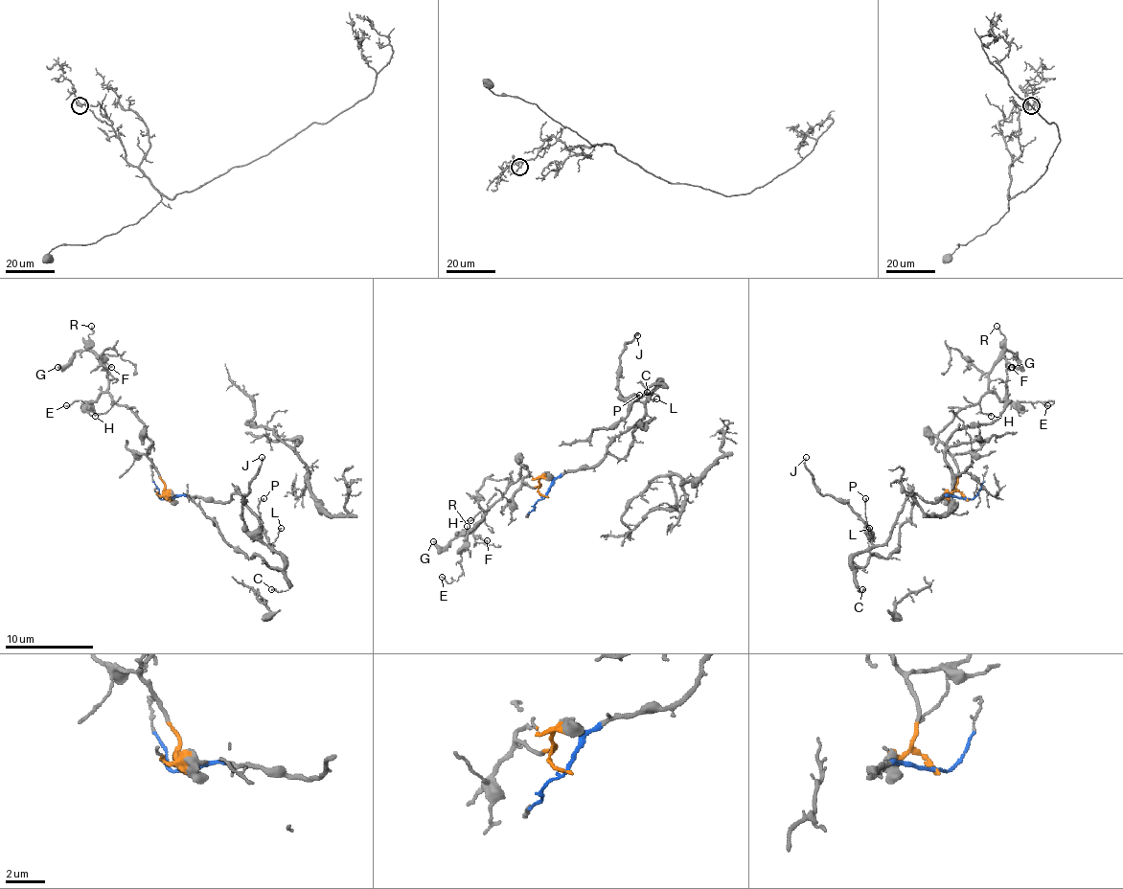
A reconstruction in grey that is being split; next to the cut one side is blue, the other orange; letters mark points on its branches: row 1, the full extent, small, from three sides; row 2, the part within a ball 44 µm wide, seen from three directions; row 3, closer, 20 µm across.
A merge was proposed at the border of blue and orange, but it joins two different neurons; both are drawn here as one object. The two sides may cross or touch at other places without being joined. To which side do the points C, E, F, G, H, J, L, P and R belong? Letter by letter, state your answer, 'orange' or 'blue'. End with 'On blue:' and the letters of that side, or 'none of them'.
C: blue
E: orange
F: orange
G: orange
H: orange
J: blue
L: blue
P: blue
R: orange
On blue: C, J, L, P

